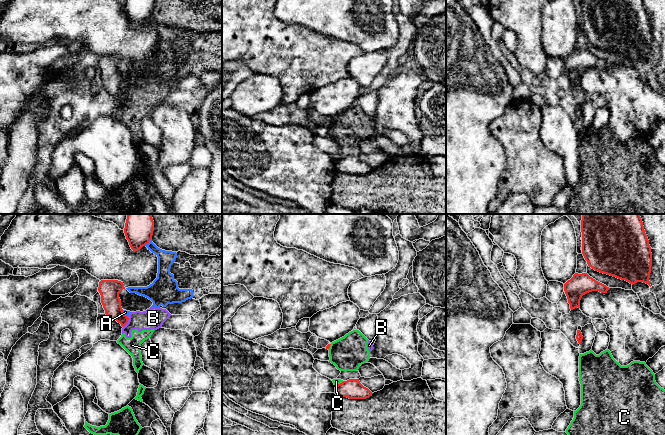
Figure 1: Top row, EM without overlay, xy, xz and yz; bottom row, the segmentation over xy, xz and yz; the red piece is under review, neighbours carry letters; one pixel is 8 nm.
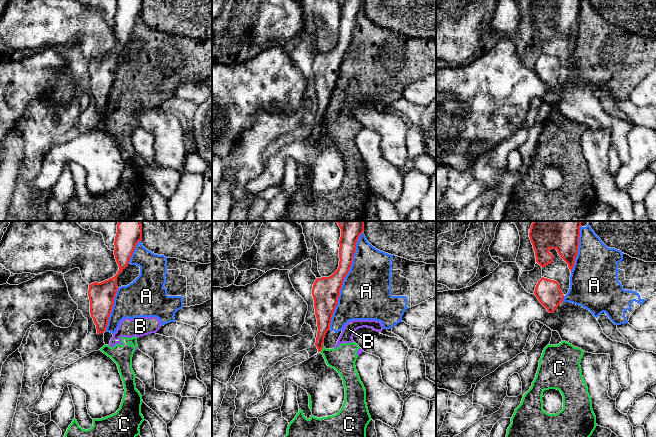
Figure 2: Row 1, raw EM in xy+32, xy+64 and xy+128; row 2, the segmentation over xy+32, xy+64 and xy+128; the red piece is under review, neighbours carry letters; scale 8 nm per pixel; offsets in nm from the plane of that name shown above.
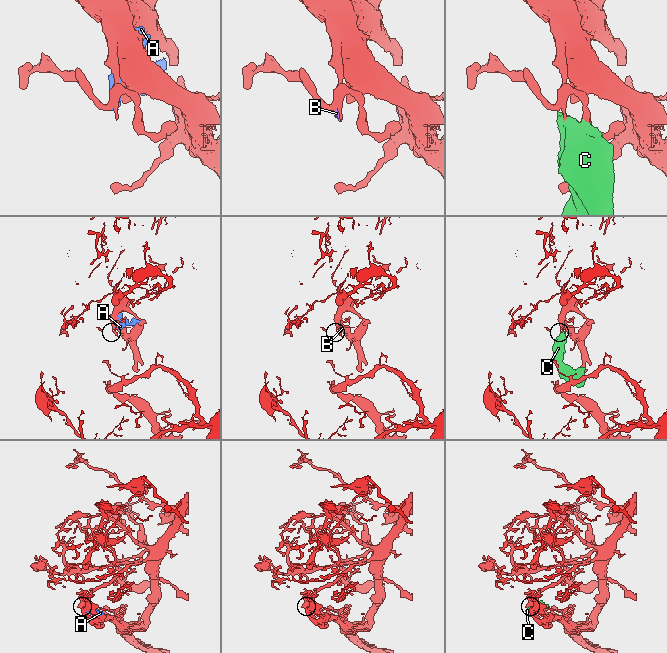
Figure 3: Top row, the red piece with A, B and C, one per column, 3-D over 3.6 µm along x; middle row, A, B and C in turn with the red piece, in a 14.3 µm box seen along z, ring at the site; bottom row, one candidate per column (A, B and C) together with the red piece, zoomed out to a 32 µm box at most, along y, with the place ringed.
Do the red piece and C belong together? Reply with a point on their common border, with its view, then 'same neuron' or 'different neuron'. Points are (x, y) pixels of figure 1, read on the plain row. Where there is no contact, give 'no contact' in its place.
meets red in xz at (340, 159); different neuron

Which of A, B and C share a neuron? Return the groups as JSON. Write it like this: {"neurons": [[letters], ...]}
{"neurons": [["A", "B", "C"]]}

